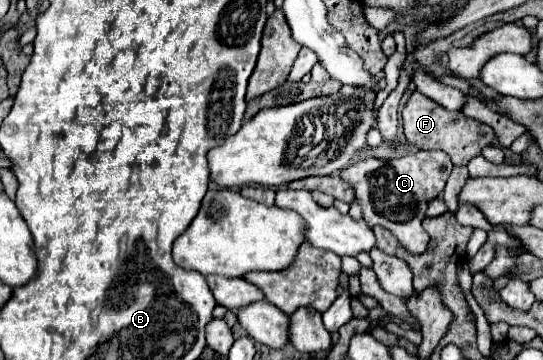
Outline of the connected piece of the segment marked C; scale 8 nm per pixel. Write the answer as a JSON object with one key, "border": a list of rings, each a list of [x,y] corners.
{"border":[[[419,150],[393,160],[365,158],[347,170],[341,170],[339,176],[355,188],[357,200],[363,208],[363,218],[369,226],[383,226],[391,230],[411,252],[425,252],[429,240],[421,222],[427,218],[427,204],[443,192],[451,170],[453,162],[445,152]]]}

